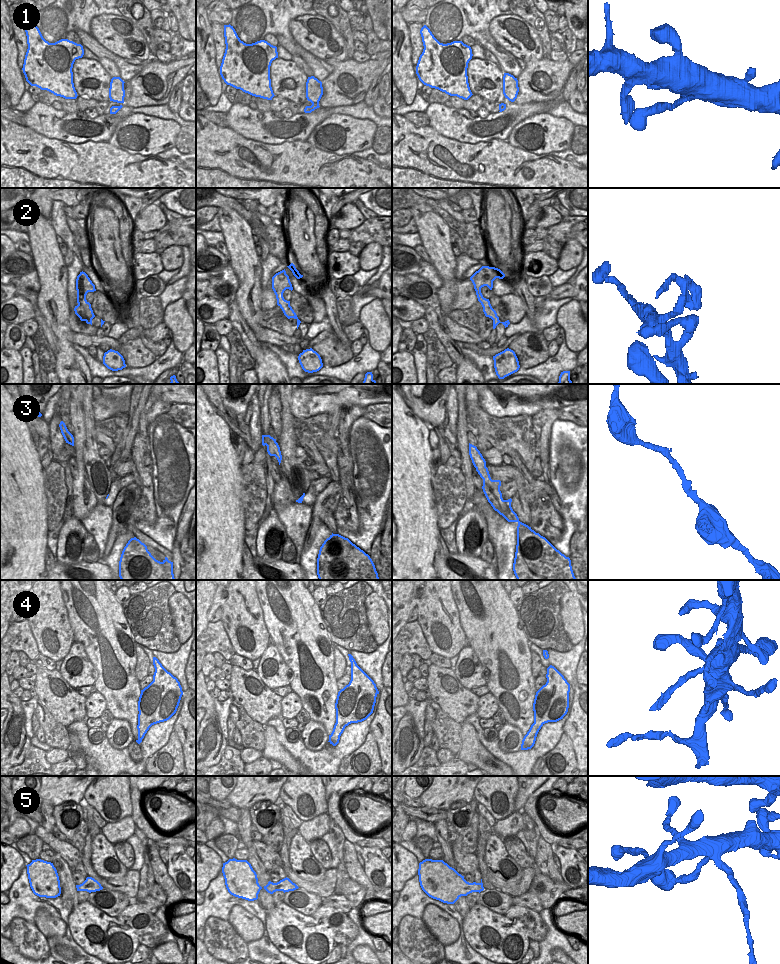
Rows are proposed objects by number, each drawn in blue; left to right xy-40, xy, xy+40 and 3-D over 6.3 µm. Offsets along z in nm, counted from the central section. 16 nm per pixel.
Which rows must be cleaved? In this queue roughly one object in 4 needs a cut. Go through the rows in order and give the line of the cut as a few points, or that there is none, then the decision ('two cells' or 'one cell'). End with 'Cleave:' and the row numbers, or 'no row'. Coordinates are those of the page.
1: no cut; one cell
2: no cut; one cell
3: no cut; one cell
4: no cut; one cell
5: no cut; one cell
Cleave: no row

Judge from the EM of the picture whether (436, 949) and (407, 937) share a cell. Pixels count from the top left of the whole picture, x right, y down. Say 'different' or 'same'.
same

